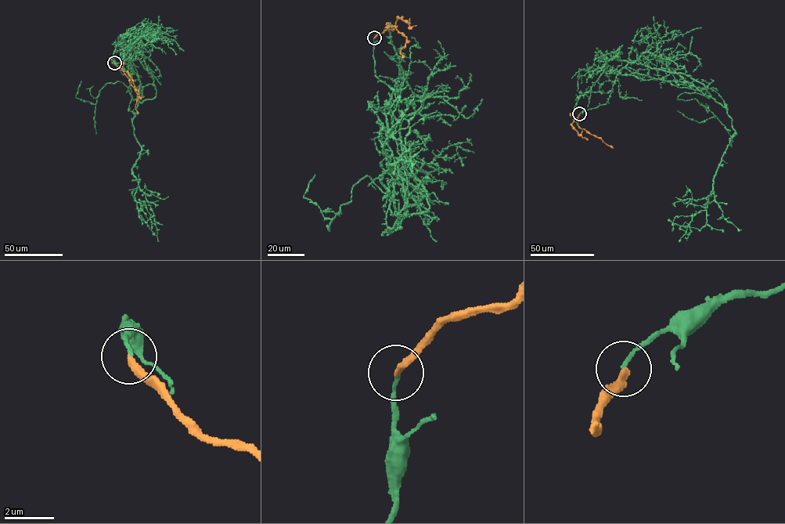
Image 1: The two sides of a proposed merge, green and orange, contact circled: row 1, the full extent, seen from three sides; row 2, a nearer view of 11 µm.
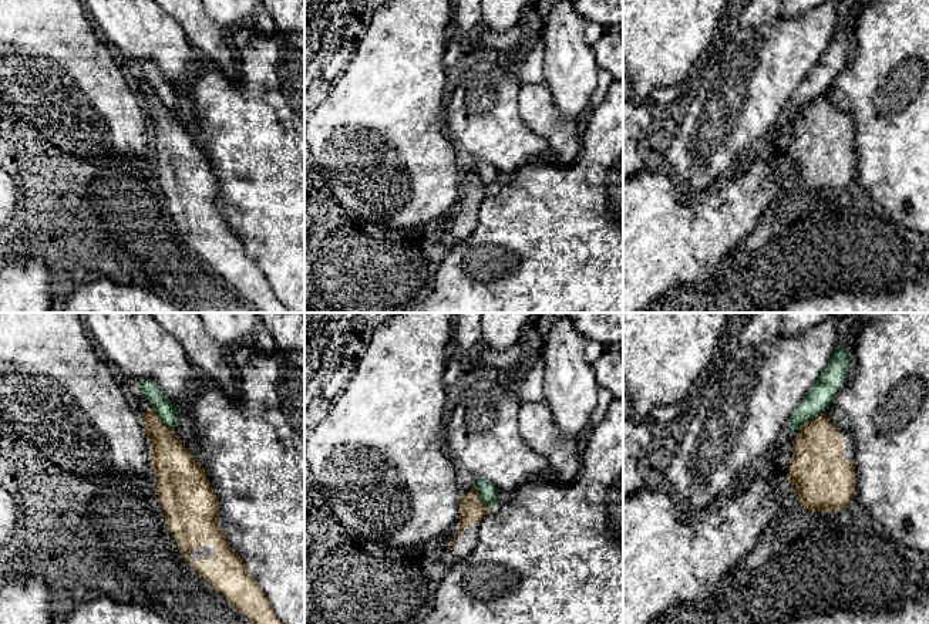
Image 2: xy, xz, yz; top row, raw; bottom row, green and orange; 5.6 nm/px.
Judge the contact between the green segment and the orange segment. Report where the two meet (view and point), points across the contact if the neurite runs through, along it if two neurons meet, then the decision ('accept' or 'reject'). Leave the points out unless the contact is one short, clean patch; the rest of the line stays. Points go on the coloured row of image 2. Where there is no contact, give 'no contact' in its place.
meets green in yz at (810, 420); border along yz (824, 412), (810, 420), (798, 431); reject

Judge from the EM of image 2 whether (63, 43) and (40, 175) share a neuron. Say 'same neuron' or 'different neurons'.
same neuron

